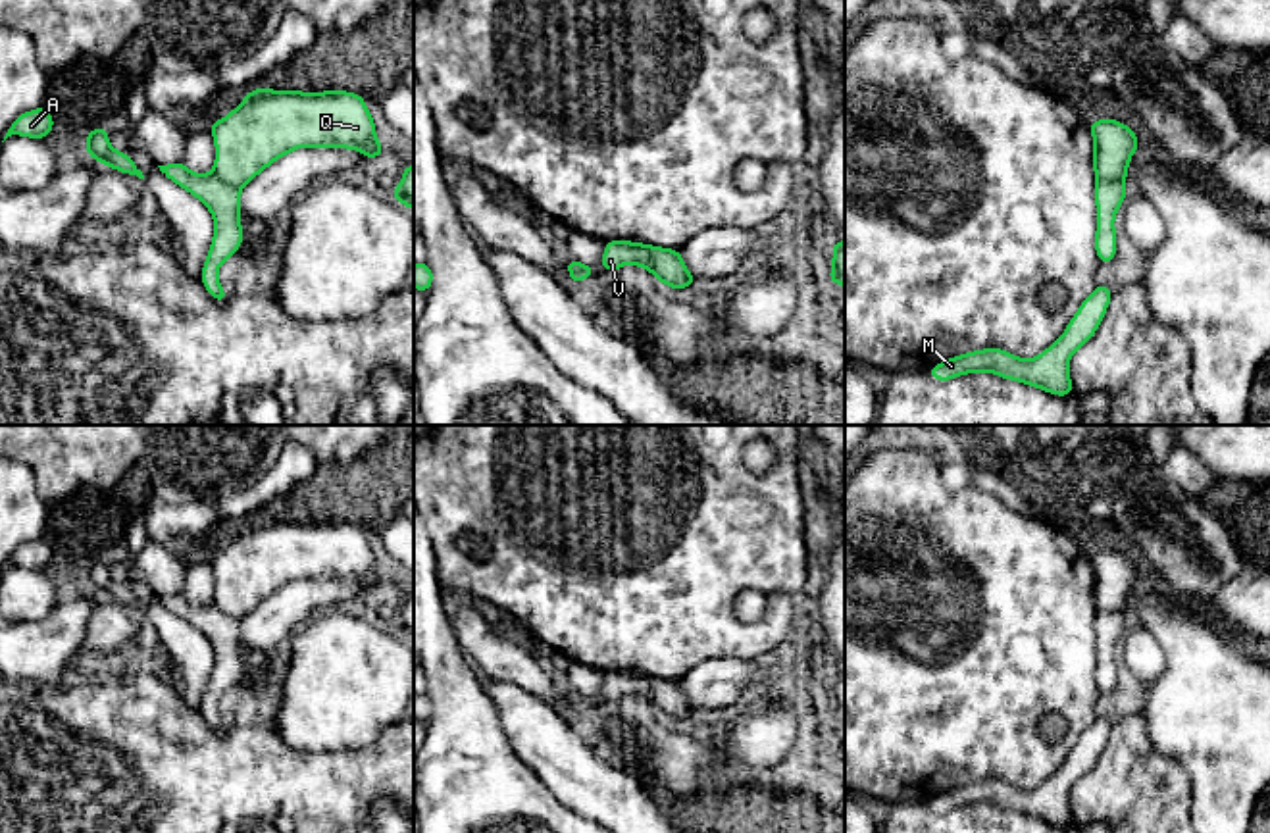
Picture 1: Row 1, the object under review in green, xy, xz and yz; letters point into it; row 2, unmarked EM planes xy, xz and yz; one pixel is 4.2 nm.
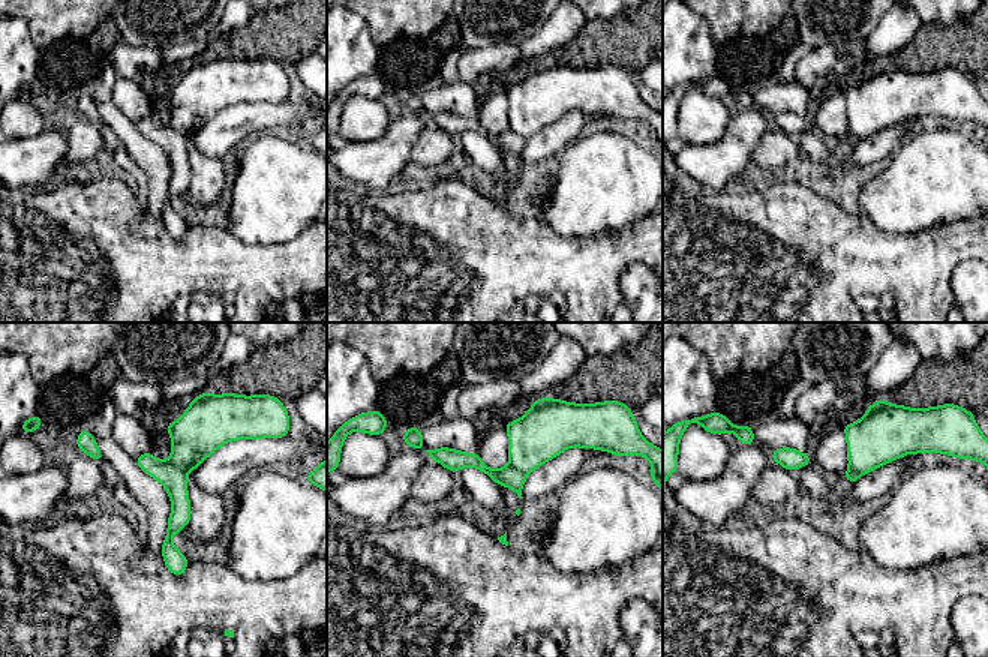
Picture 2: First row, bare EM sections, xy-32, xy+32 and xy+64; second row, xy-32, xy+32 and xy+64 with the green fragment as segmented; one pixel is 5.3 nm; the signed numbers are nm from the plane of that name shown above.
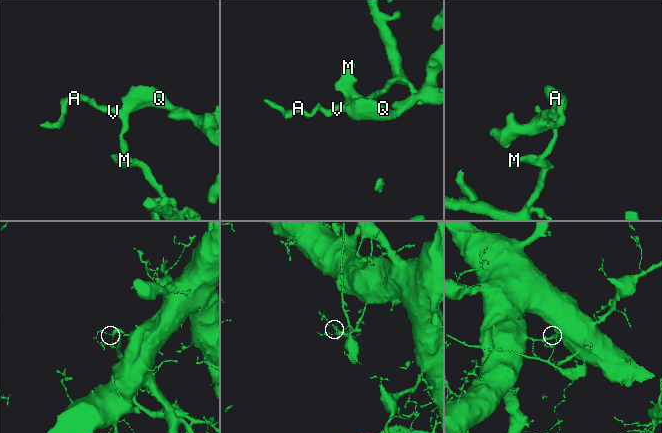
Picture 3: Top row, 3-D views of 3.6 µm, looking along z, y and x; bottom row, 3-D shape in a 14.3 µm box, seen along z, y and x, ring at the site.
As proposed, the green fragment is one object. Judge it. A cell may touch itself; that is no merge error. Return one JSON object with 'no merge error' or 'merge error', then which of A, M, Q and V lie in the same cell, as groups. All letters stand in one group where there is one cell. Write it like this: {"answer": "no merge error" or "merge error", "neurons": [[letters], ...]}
{"answer": "merge error", "neurons": [["A", "M", "V"], ["Q"]]}

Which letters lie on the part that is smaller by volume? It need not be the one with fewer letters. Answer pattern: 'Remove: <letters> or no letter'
Remove: A, M, V

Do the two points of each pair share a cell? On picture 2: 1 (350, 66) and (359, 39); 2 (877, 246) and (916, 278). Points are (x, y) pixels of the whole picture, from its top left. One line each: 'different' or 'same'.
1: same
2: same

